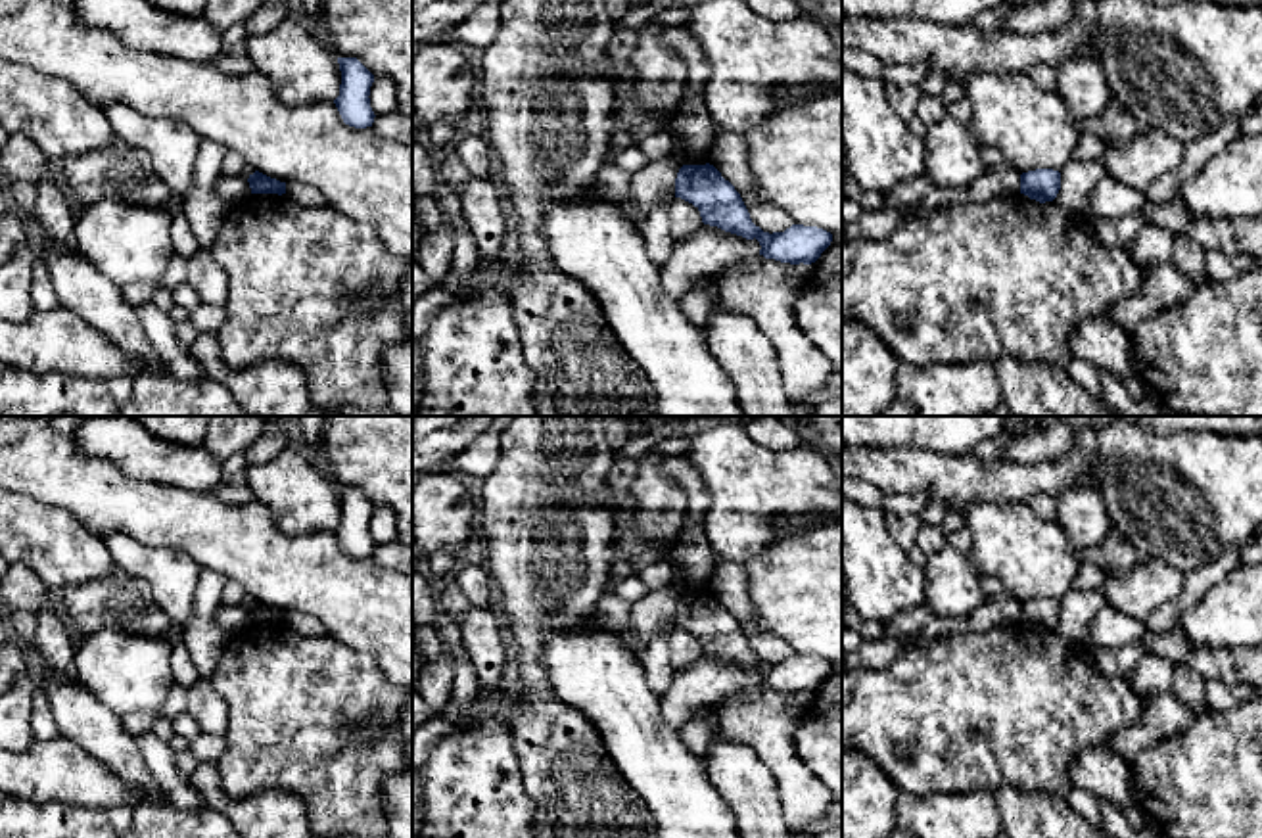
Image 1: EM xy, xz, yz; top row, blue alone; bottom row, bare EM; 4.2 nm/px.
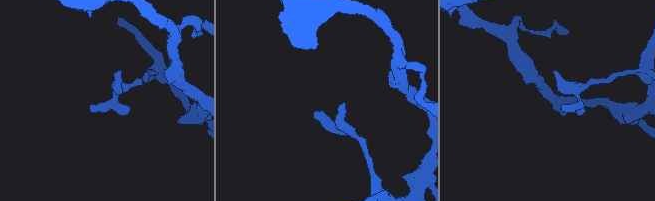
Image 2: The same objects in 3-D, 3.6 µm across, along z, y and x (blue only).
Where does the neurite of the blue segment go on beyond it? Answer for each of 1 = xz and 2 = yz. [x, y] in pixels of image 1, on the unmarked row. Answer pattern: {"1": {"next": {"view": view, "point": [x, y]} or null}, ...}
{"1": {"next": null}, "2": {"next": null}}

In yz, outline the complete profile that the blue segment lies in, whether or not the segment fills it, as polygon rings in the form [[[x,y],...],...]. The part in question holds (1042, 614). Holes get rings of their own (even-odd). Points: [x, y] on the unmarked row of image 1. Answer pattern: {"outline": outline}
{"outline": [[[1036,598],[1020,604],[1020,623],[1040,633],[1053,631],[1061,619],[1061,602]]]}

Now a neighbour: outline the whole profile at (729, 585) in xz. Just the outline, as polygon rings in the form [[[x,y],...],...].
[[[719,562],[712,575],[708,593],[735,616],[750,642],[752,652],[763,662],[784,662],[794,654],[784,640],[756,625],[744,564]]]

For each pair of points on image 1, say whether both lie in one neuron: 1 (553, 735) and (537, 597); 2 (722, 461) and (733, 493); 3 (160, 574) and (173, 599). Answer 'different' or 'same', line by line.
1: same
2: same
3: same

